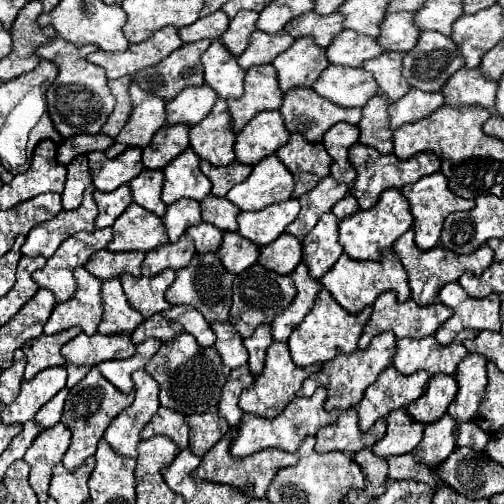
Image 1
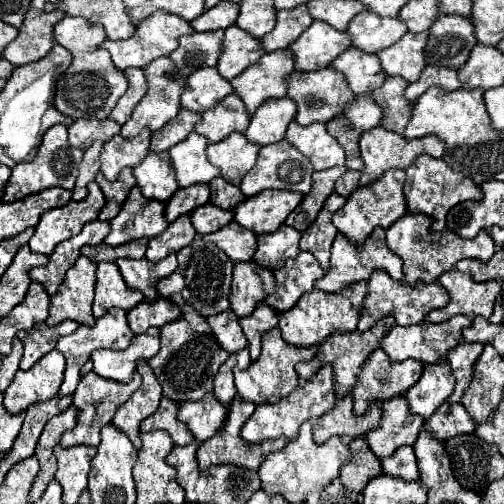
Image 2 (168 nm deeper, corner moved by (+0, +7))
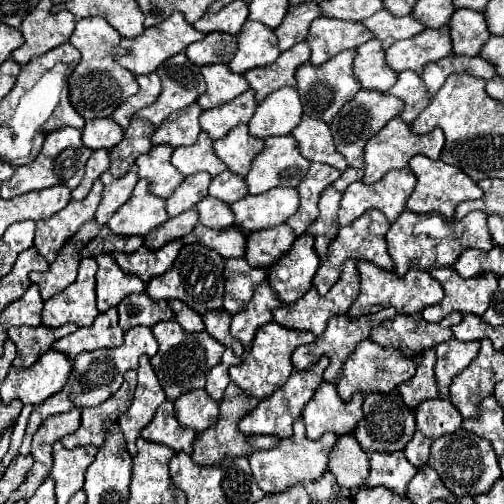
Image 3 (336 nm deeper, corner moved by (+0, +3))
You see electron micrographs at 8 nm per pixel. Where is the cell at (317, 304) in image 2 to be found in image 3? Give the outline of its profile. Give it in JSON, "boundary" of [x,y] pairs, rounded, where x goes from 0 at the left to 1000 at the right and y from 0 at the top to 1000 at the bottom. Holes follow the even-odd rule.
{"boundary":[[[687,518],[675,534],[675,550],[667,558],[667,565],[647,581],[635,585],[623,569],[595,589],[595,597],[583,597],[579,605],[556,605],[552,613],[544,613],[544,637],[556,641],[560,649],[571,653],[591,653],[591,657],[619,657],[627,669],[635,669],[647,653],[647,641],[659,625],[683,625],[690,617],[690,609],[698,605],[698,597],[706,597],[706,585],[714,581],[714,554],[710,554],[710,534],[706,534],[706,518]]]}

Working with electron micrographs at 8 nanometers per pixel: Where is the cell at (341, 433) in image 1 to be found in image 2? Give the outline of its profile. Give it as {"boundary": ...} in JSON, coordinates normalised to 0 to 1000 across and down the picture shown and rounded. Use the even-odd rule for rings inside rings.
{"boundary":[[[687,784],[683,792],[675,792],[667,800],[667,808],[651,819],[643,819],[639,827],[631,827],[631,835],[623,839],[623,875],[627,879],[643,879],[655,867],[671,863],[671,867],[718,867],[730,855],[746,851],[758,835],[758,812],[754,804],[738,800],[734,812],[718,823],[706,827],[698,819],[698,788]]]}

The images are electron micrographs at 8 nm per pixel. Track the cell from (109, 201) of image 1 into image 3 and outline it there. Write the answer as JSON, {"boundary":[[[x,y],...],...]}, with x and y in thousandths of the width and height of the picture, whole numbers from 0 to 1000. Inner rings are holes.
{"boundary":[[[262,327],[258,339],[234,355],[222,351],[218,339],[210,339],[198,347],[198,355],[206,363],[206,383],[202,383],[202,399],[194,407],[194,419],[190,419],[190,438],[198,446],[206,446],[206,442],[214,442],[222,423],[234,411],[242,411],[254,399],[254,391],[262,387],[262,375],[274,359],[274,331]]]}

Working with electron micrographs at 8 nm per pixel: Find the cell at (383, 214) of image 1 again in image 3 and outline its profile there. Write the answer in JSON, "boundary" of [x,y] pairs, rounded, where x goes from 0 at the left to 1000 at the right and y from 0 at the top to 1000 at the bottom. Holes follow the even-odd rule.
{"boundary":[[[810,331],[798,335],[798,339],[774,339],[754,359],[734,363],[734,367],[718,363],[718,359],[694,363],[687,371],[687,379],[679,383],[675,419],[671,419],[671,442],[675,446],[690,446],[702,435],[710,435],[726,415],[754,415],[770,431],[770,438],[778,442],[806,415],[806,395],[813,391],[813,383],[821,379],[821,371],[825,371],[825,351],[821,351],[821,343]]]}

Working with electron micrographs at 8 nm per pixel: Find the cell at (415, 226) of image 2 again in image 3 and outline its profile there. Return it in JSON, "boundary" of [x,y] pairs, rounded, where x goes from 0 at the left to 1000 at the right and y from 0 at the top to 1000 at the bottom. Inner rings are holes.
{"boundary":[[[802,415],[794,431],[782,442],[774,442],[774,454],[766,462],[766,486],[782,518],[782,542],[790,550],[802,550],[806,538],[817,530],[837,538],[853,538],[857,530],[897,530],[921,494],[933,494],[933,490],[956,494],[956,498],[976,494],[980,482],[968,462],[964,431],[968,431],[964,423],[937,419],[913,438],[885,438],[869,423],[833,427],[833,423],[817,423]]]}

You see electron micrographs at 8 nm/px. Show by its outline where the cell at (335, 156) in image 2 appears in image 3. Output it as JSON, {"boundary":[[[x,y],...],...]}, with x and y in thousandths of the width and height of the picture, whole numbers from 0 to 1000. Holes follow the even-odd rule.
{"boundary":[[[603,228],[595,248],[579,260],[579,268],[591,276],[595,304],[611,319],[635,319],[667,331],[671,339],[683,339],[690,331],[683,312],[667,300],[655,252],[643,240]]]}

